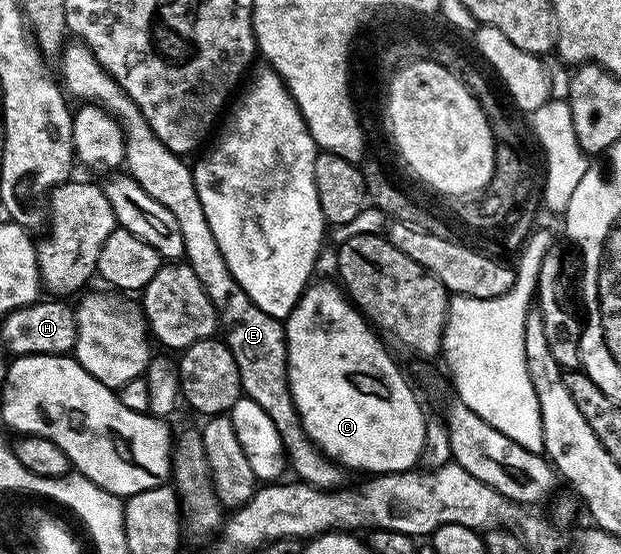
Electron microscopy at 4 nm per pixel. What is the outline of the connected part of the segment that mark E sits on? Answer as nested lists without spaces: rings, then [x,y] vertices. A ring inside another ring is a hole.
[[[80,43],[66,44],[59,54],[59,60],[61,60],[61,77],[59,73],[59,81],[63,86],[64,92],[70,98],[78,97],[78,102],[99,105],[101,108],[112,112],[113,116],[117,118],[117,122],[121,125],[121,132],[125,134],[125,160],[123,165],[127,173],[133,177],[136,183],[139,183],[140,187],[143,187],[143,190],[147,191],[147,195],[151,195],[152,199],[161,203],[163,207],[167,207],[167,210],[171,211],[172,215],[175,215],[175,220],[179,223],[179,228],[183,235],[183,243],[185,244],[184,260],[191,267],[191,271],[195,271],[195,275],[199,275],[199,283],[203,283],[203,291],[207,291],[207,299],[211,299],[211,303],[215,307],[220,332],[222,334],[225,332],[223,334],[224,343],[231,351],[231,356],[235,359],[235,367],[239,367],[241,392],[244,396],[250,397],[255,403],[259,403],[259,407],[263,407],[263,411],[267,414],[267,419],[271,419],[271,423],[275,423],[275,431],[279,431],[279,439],[285,449],[285,459],[288,468],[290,470],[293,468],[293,473],[297,476],[294,478],[300,484],[310,485],[316,489],[342,488],[346,484],[346,470],[338,465],[336,461],[332,461],[330,457],[325,456],[318,449],[317,444],[309,438],[307,431],[303,431],[301,426],[301,420],[289,390],[289,372],[287,371],[287,353],[285,351],[285,326],[278,318],[267,315],[267,311],[259,308],[247,295],[247,291],[243,291],[243,287],[239,287],[239,283],[235,283],[235,279],[223,259],[223,251],[219,251],[219,243],[215,243],[215,235],[211,235],[211,223],[207,223],[207,215],[203,215],[203,203],[199,203],[199,195],[195,191],[192,168],[188,164],[184,165],[181,162],[184,160],[178,154],[171,152],[157,138],[155,131],[151,131],[147,119],[143,119],[139,107],[135,107],[133,100],[122,91],[119,83],[115,83],[112,75],[105,72],[104,67],[97,62],[95,55],[86,45]]]

